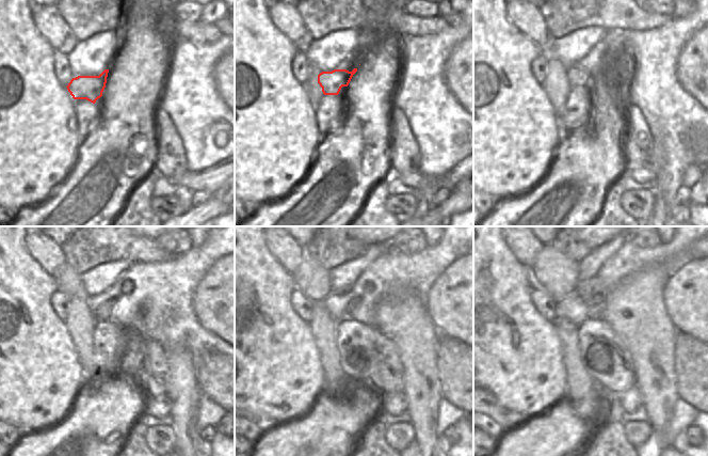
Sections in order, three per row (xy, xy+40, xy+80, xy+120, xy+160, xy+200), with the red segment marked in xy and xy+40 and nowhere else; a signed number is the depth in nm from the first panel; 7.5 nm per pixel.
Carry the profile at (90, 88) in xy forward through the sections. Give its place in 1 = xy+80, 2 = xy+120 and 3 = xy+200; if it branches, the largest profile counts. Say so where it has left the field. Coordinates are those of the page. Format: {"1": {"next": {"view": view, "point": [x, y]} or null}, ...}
{"1": {"next": {"view": "xy+80", "point": [605, 76]}}, "2": {"next": {"view": "xy+120", "point": [125, 314]}}, "3": {"next": {"view": "xy+200", "point": [593, 291]}}}

